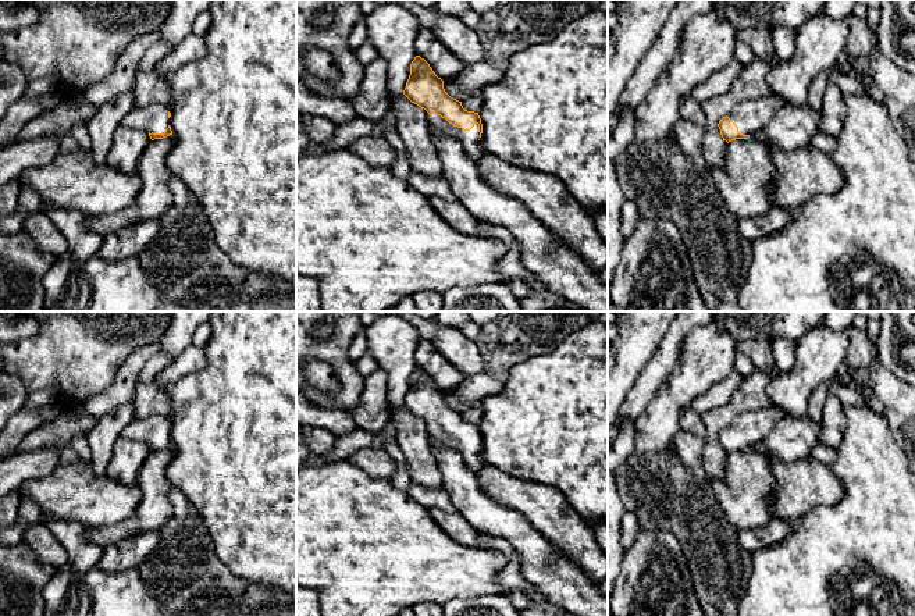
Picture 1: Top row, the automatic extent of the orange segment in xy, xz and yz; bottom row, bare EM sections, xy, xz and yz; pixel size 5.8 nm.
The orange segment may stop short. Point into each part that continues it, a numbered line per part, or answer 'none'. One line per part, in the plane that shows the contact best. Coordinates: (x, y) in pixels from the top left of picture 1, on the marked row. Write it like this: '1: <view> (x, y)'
1: xz (469, 139)

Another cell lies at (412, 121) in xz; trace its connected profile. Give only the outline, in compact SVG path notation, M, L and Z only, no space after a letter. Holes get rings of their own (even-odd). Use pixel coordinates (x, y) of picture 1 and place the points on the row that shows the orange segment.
M403 93L389 95L389 108L395 111L395 128L403 140L413 171L431 178L444 177L430 132L430 114Z

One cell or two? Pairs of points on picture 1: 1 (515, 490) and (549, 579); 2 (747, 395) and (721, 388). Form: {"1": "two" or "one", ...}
{"1": "two", "2": "two"}

